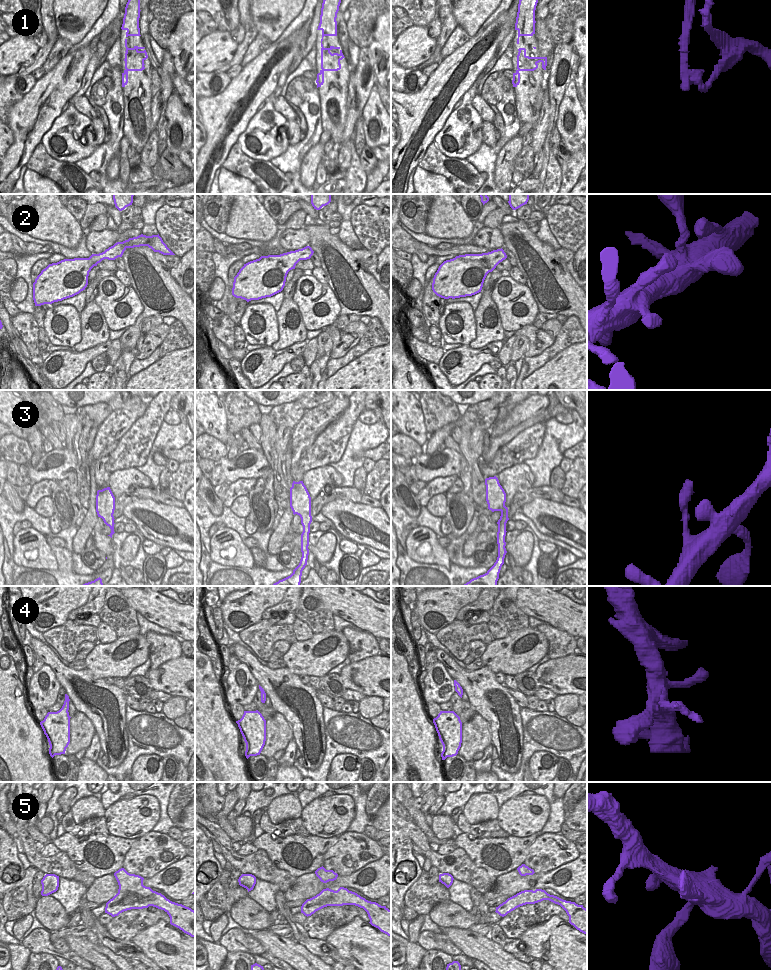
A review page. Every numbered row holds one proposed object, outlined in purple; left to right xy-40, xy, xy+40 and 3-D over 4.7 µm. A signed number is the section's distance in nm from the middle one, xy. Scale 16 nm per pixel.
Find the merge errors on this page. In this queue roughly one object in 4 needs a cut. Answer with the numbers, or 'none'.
1, 4

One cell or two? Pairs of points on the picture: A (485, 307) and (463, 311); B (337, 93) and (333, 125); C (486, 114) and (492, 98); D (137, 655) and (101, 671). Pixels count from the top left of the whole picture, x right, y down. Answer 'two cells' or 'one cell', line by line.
A: two cells
B: one cell
C: two cells
D: one cell

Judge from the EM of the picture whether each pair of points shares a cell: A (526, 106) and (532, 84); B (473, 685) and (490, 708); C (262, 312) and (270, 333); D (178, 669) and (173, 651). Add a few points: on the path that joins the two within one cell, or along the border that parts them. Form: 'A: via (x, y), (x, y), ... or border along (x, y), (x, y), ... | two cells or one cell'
A: via (528, 101), (529, 89) | one cell
B: via (479, 691), (489, 702) | one cell
C: via (264, 317), (266, 328) | one cell
D: border along (182, 654), (153, 668) | two cells

